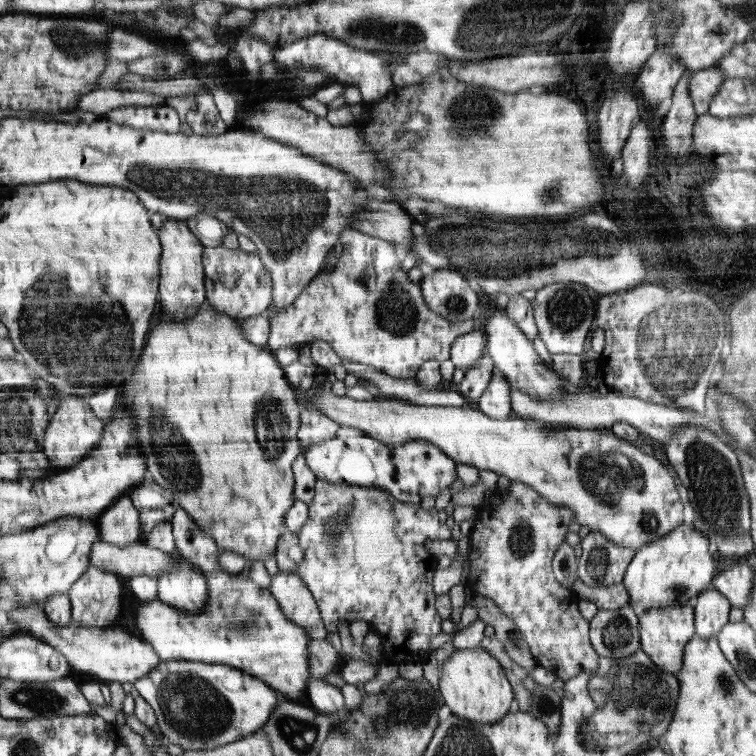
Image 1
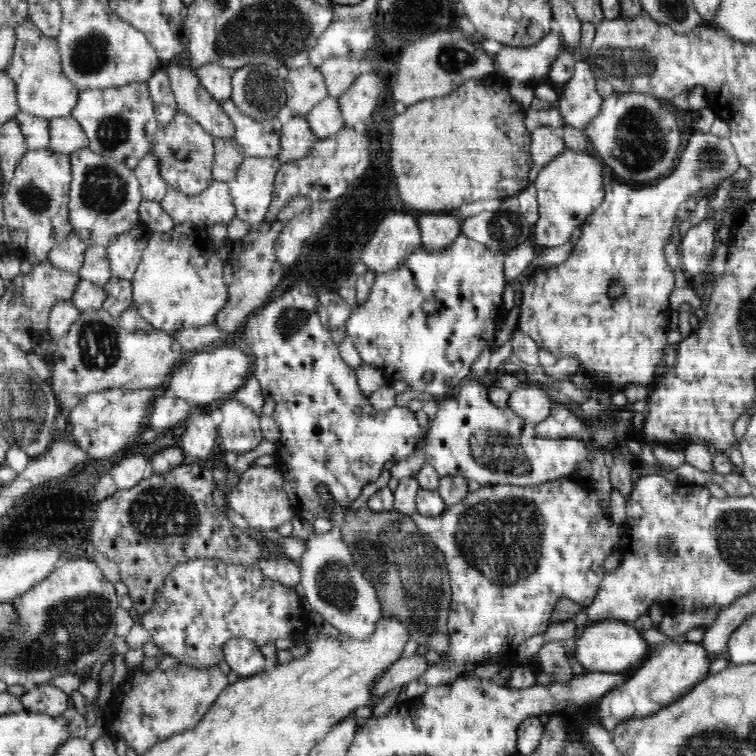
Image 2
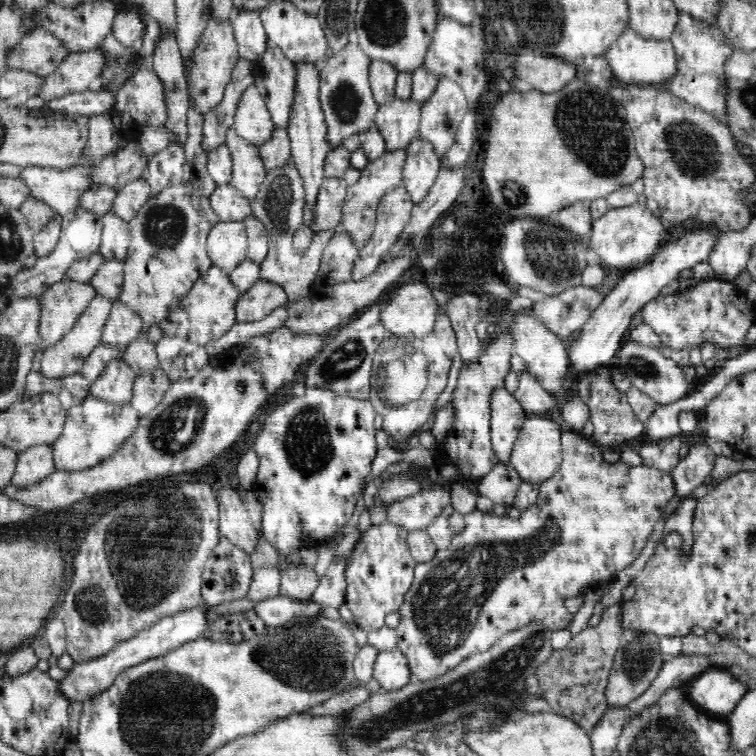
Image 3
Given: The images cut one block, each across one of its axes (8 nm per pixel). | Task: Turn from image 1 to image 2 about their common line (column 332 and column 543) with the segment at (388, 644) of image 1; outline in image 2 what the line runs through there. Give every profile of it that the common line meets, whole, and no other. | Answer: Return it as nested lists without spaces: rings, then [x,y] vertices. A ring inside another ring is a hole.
[[[571,476],[558,478],[556,480],[541,483],[540,485],[516,486],[516,485],[490,485],[489,487],[480,487],[478,490],[468,492],[467,497],[462,502],[450,506],[442,514],[434,517],[422,516],[418,510],[412,512],[411,519],[416,523],[420,532],[428,536],[445,558],[445,566],[449,573],[451,583],[451,608],[448,609],[448,614],[445,624],[449,630],[449,651],[448,656],[441,656],[440,663],[432,663],[423,676],[418,680],[410,682],[406,685],[406,696],[410,698],[421,697],[428,688],[438,685],[448,685],[454,682],[466,672],[466,664],[482,664],[488,662],[489,659],[498,658],[502,654],[514,653],[515,649],[520,646],[530,636],[543,634],[548,628],[550,614],[556,608],[556,604],[562,598],[568,599],[579,608],[586,608],[594,603],[596,593],[600,589],[602,580],[607,572],[603,568],[606,557],[620,547],[622,526],[619,526],[612,521],[612,518],[606,517],[606,514],[600,507],[600,496],[594,487],[590,486],[588,481],[580,486],[580,483],[572,480]]]

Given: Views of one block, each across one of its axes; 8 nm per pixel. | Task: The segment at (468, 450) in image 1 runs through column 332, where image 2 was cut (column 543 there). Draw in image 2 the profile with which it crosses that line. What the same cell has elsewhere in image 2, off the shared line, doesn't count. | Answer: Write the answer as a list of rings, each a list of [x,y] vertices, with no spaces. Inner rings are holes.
[[[521,385],[509,394],[508,406],[527,423],[538,424],[548,418],[552,400],[546,394],[527,385]]]

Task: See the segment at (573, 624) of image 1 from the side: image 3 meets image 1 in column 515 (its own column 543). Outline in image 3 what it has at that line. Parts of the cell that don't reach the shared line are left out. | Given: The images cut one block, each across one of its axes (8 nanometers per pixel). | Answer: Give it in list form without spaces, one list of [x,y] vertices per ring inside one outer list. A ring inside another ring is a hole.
[[[564,428],[560,443],[563,446],[563,459],[559,469],[549,479],[540,483],[536,503],[523,510],[520,518],[512,520],[510,516],[498,516],[494,511],[482,512],[478,509],[465,514],[465,526],[461,532],[453,536],[448,549],[438,549],[433,559],[417,564],[413,568],[413,584],[405,594],[404,603],[400,606],[400,610],[397,611],[397,614],[400,615],[400,622],[394,629],[397,636],[397,648],[407,658],[413,680],[432,681],[446,674],[448,670],[452,670],[460,661],[470,655],[487,651],[502,635],[525,627],[528,623],[542,622],[550,629],[550,632],[568,628],[574,618],[574,614],[570,613],[565,606],[568,597],[580,597],[588,591],[602,588],[610,582],[614,574],[630,567],[635,560],[640,558],[640,554],[650,540],[654,526],[656,526],[666,503],[676,492],[672,473],[644,464],[630,466],[620,460],[609,464],[604,460],[604,457],[601,457],[603,448],[599,444],[595,444],[591,438],[580,435],[580,432],[578,434],[578,432],[566,428]]]

